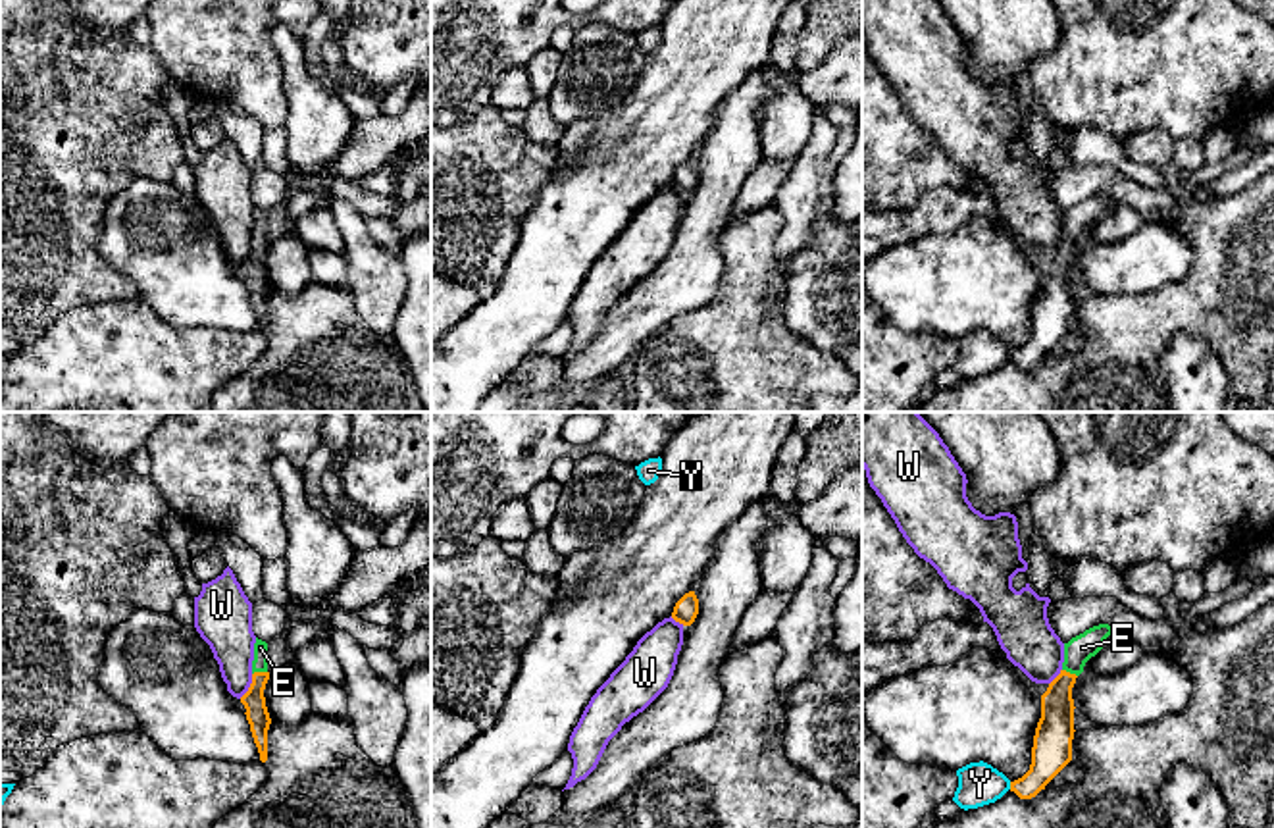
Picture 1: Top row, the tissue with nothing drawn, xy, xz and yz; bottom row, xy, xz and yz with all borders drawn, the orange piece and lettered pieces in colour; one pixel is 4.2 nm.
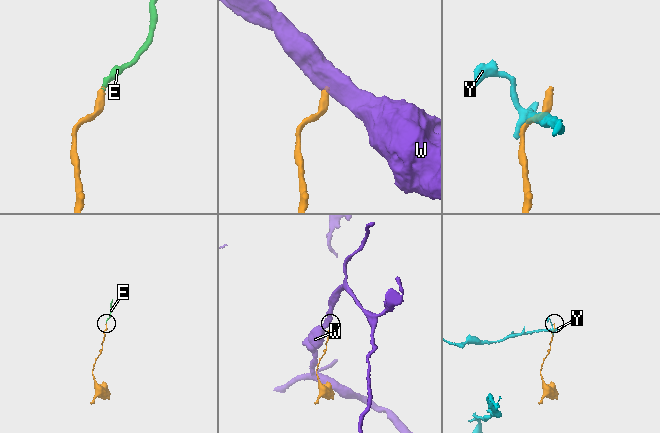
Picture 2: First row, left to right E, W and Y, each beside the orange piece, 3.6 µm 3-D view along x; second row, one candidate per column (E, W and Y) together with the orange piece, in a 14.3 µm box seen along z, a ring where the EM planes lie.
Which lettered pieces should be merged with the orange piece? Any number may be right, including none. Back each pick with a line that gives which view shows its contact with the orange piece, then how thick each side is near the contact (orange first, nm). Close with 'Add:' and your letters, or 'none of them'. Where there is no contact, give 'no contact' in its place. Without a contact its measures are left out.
E: meets orange in xy; 100 nm thick on the orange side, 60 nm on the other
Add: E

